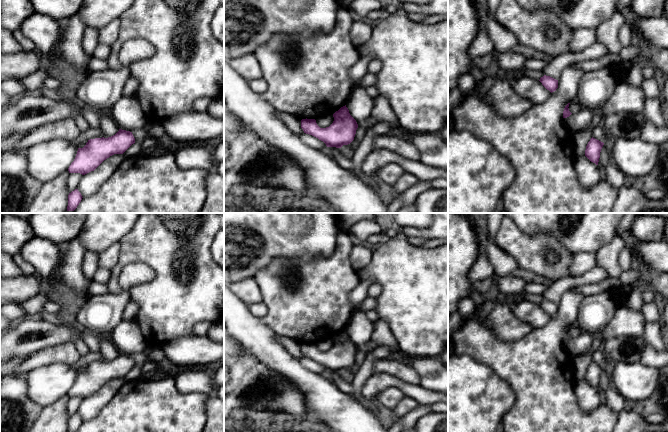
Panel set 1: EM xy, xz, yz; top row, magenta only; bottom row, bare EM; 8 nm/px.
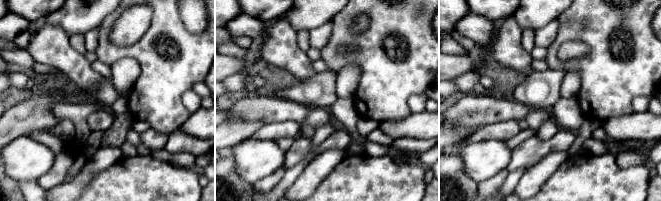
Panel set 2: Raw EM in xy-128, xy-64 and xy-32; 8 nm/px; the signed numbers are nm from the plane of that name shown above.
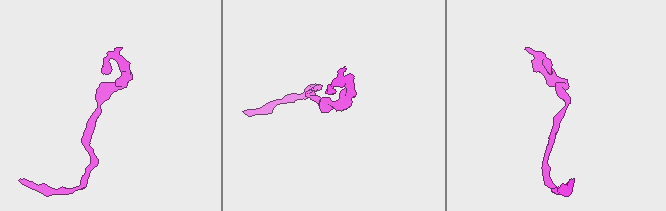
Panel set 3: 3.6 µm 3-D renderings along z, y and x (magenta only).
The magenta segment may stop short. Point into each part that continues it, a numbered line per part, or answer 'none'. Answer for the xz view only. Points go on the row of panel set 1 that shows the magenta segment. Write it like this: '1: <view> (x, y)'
1: xz (325, 121)

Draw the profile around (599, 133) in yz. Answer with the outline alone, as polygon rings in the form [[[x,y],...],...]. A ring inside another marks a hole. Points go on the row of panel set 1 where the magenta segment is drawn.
[[[600,125],[594,128],[592,136],[605,144],[609,144],[612,140],[611,137],[606,133],[605,129]]]

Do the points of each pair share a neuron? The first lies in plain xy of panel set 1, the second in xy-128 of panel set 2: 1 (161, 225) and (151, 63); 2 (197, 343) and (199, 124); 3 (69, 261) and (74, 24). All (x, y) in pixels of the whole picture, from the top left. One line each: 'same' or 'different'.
1: same
2: same
3: different

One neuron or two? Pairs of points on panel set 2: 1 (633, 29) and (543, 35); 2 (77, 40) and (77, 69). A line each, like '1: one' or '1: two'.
1: two
2: two

